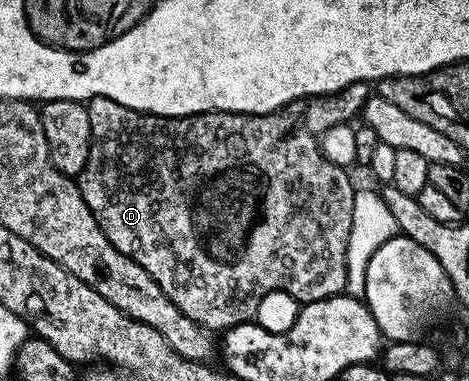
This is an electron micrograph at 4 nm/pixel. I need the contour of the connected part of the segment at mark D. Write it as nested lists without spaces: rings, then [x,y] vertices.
[[[361,80],[344,86],[339,92],[329,92],[326,96],[307,96],[304,100],[294,100],[274,112],[252,114],[213,111],[196,112],[192,116],[153,116],[150,112],[137,112],[128,106],[120,106],[112,98],[93,96],[86,104],[88,122],[92,122],[92,146],[84,170],[76,177],[78,189],[114,249],[132,258],[132,262],[144,266],[160,290],[164,290],[166,297],[185,316],[192,318],[192,322],[204,329],[225,330],[253,321],[258,315],[264,294],[269,292],[286,292],[302,304],[326,300],[346,292],[346,251],[350,248],[350,231],[356,228],[356,218],[352,214],[356,185],[350,181],[351,173],[347,169],[328,162],[322,152],[320,138],[332,126],[350,124],[353,116],[355,119],[361,113],[371,94],[371,85]]]

